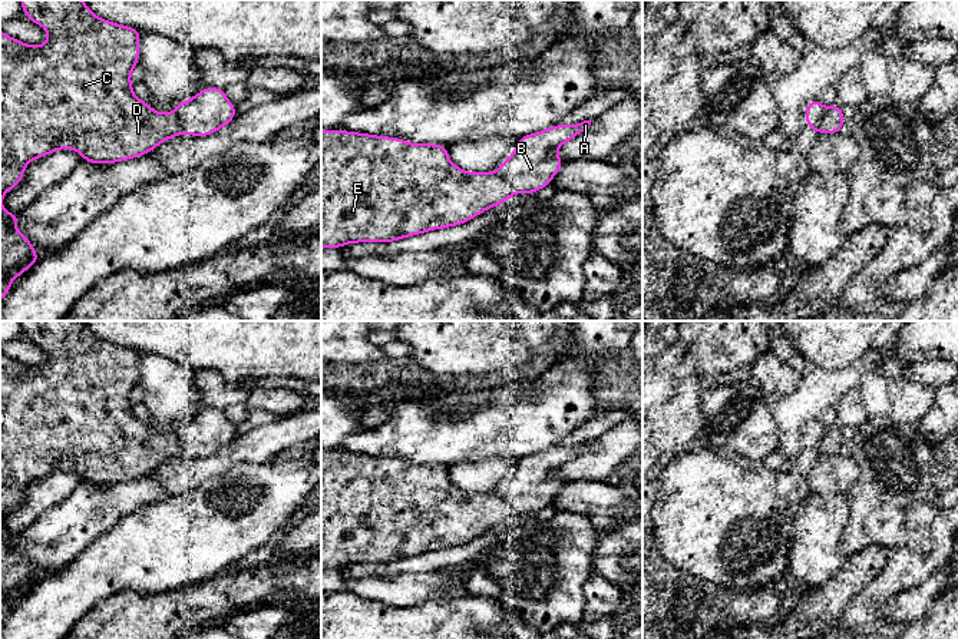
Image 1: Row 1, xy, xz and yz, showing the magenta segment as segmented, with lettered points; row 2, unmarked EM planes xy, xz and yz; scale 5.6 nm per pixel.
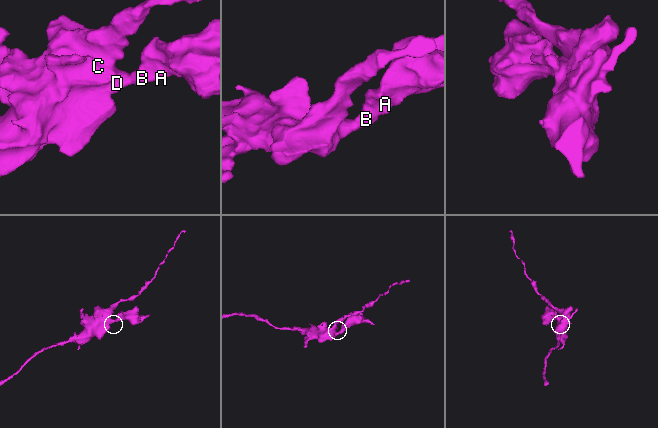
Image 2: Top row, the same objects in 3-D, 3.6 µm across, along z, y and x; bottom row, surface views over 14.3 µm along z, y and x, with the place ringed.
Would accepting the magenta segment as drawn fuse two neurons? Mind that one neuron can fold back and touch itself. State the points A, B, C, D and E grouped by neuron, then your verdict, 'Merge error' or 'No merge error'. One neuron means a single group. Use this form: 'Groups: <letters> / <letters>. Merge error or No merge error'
Groups: A B / C D E. Merge error

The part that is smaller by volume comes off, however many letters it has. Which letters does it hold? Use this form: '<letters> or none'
A, B

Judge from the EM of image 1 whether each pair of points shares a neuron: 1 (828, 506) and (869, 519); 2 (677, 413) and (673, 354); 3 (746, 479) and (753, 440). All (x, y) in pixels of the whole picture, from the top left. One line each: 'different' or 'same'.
1: different
2: same
3: different

